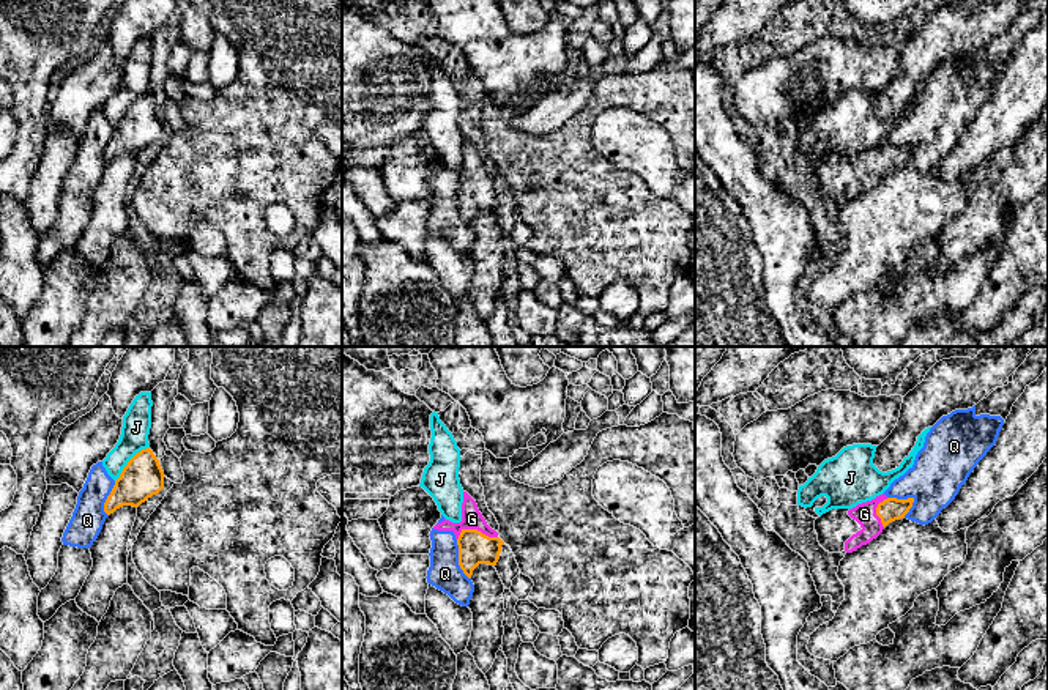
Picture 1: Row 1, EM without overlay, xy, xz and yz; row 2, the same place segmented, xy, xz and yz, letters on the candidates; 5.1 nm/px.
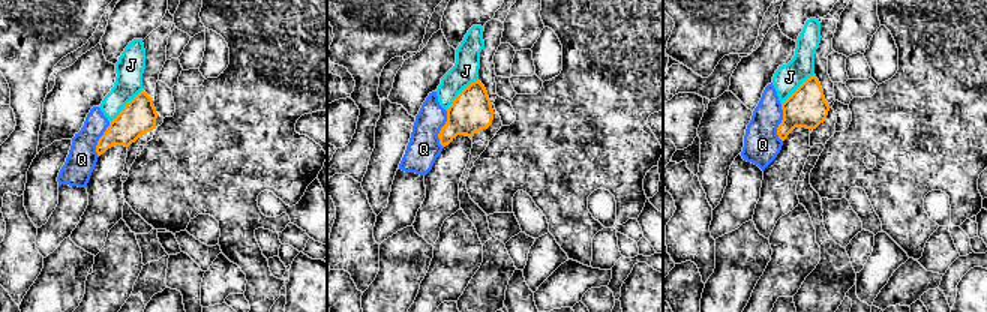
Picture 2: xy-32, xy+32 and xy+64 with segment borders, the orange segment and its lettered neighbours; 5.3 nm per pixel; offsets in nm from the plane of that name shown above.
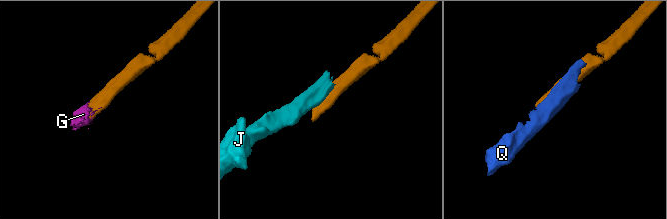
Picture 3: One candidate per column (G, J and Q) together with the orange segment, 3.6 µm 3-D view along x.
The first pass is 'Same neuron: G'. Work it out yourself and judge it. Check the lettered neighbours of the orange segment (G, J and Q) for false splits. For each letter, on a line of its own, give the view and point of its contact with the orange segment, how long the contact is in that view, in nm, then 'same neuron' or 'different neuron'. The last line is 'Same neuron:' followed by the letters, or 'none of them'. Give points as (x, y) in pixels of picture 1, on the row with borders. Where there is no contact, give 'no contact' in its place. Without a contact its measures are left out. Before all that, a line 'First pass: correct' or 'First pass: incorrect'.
First pass: correct
G: contact xz (476, 530); length 200 nm; same neuron
J: contact xy (128, 462); length 260 nm; different neuron
Q: contact yz (902, 500); length 150 nm; different neuron
Same neuron: G

